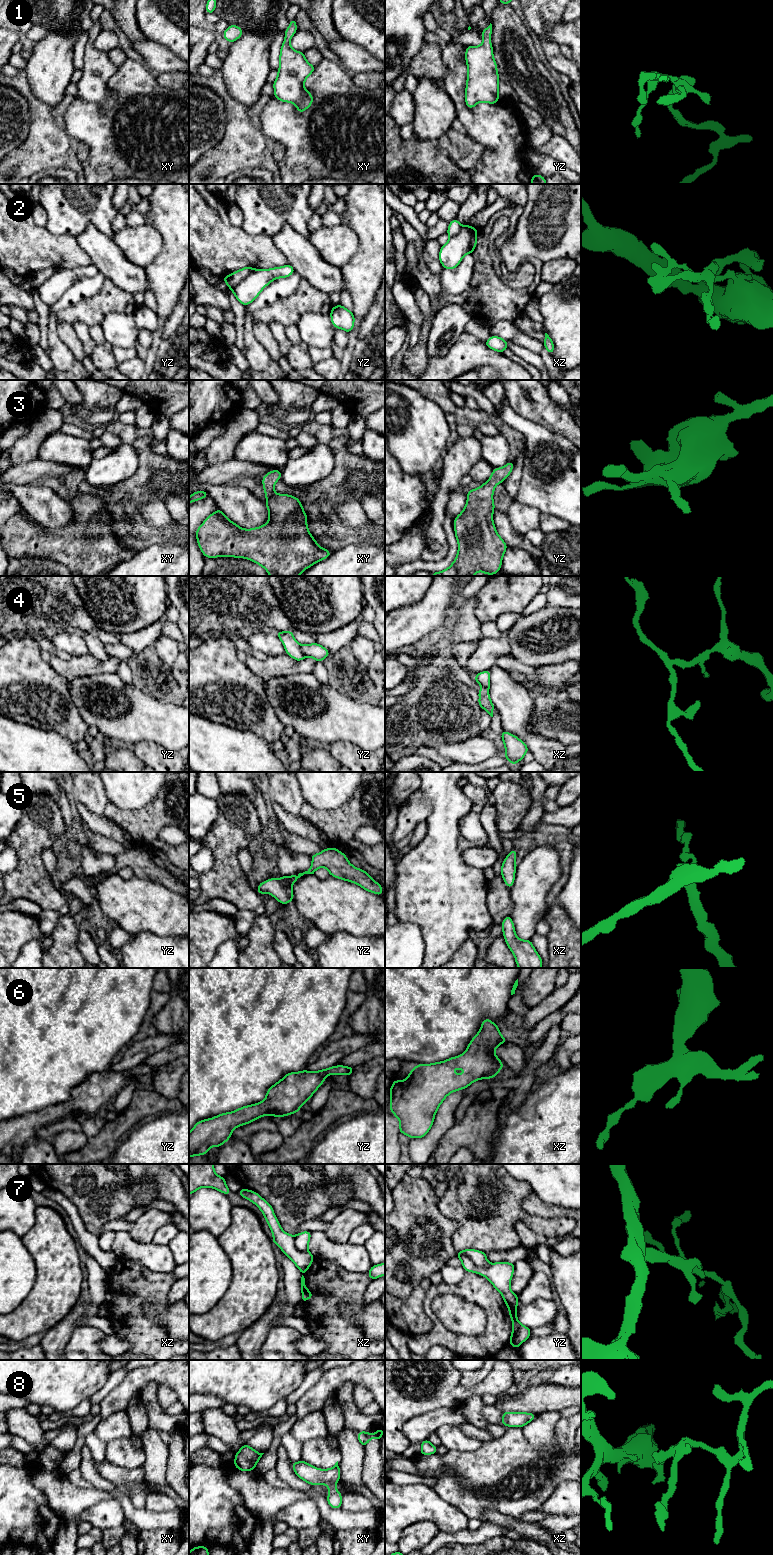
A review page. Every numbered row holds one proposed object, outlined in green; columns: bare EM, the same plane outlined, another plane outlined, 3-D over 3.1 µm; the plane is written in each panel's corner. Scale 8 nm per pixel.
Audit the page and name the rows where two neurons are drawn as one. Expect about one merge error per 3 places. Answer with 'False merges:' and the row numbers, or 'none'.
False merges: 2, 4, 7

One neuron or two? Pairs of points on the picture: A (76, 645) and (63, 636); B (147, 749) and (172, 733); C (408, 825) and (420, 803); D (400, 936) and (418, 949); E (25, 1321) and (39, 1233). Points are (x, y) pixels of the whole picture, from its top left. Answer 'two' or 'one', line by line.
A: one
B: two
C: one
D: one
E: one

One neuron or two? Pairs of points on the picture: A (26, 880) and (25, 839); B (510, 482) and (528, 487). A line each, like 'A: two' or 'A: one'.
A: one
B: two

